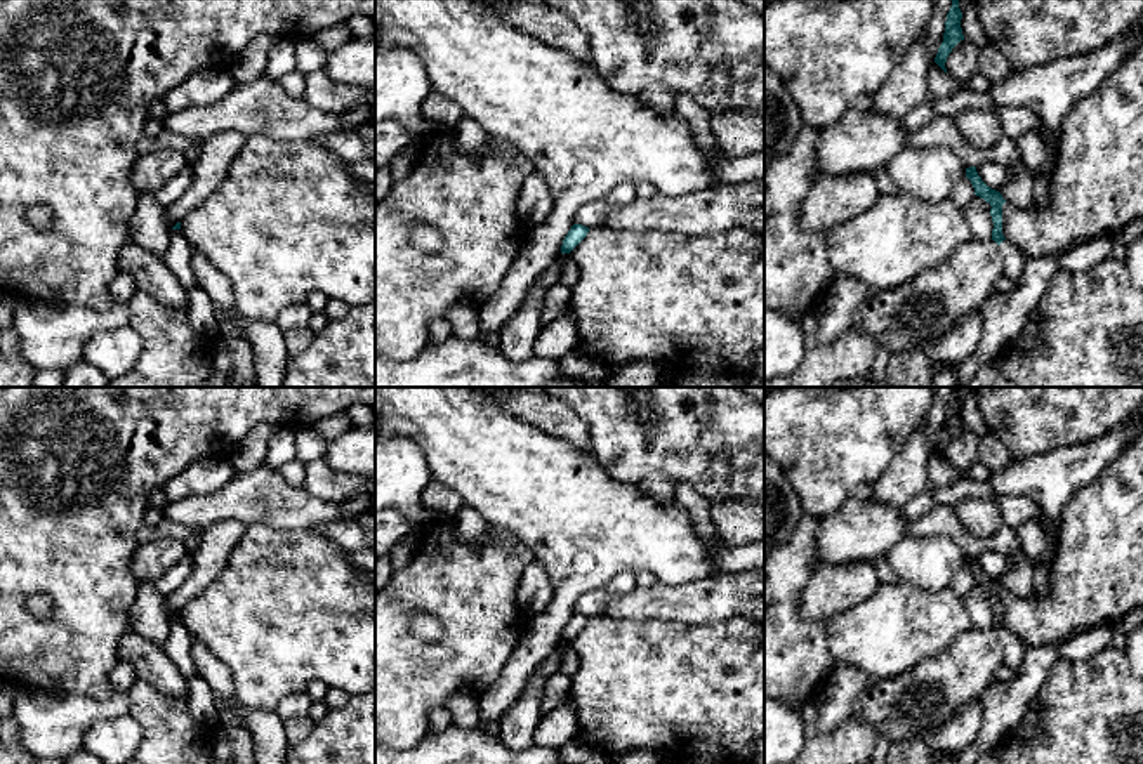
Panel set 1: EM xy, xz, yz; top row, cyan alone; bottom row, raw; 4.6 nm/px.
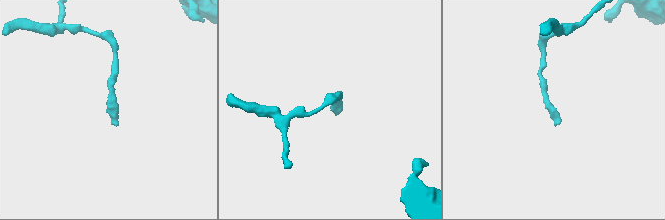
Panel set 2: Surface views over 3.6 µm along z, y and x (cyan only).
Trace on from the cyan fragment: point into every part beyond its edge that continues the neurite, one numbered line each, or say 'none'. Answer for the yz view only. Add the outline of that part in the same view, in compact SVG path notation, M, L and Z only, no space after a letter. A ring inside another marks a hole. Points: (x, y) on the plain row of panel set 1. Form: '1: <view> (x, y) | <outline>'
1: yz (1013, 650) | M1008 629L999 634L999 641L1004 651L1004 665L1011 667L1013 670L1020 672L1023 667L1025 658L1025 646L1020 639Z

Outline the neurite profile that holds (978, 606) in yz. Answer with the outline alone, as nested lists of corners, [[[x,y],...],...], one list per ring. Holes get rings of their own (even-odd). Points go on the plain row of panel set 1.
[[[976,585],[975,590],[964,599],[968,615],[976,629],[981,630],[992,629],[994,611],[990,597],[992,597],[990,592]]]

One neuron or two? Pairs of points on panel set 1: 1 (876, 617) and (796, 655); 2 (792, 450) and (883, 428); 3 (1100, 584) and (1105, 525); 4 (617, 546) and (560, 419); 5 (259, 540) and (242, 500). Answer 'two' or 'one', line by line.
1: two
2: one
3: one
4: two
5: two

